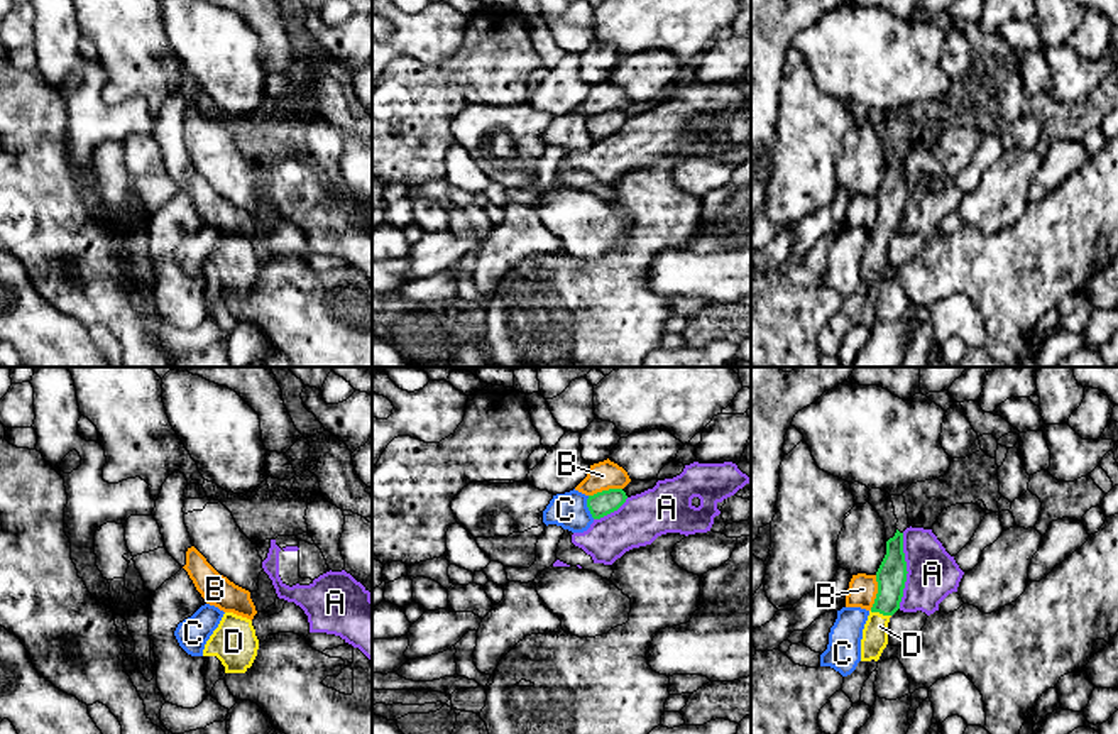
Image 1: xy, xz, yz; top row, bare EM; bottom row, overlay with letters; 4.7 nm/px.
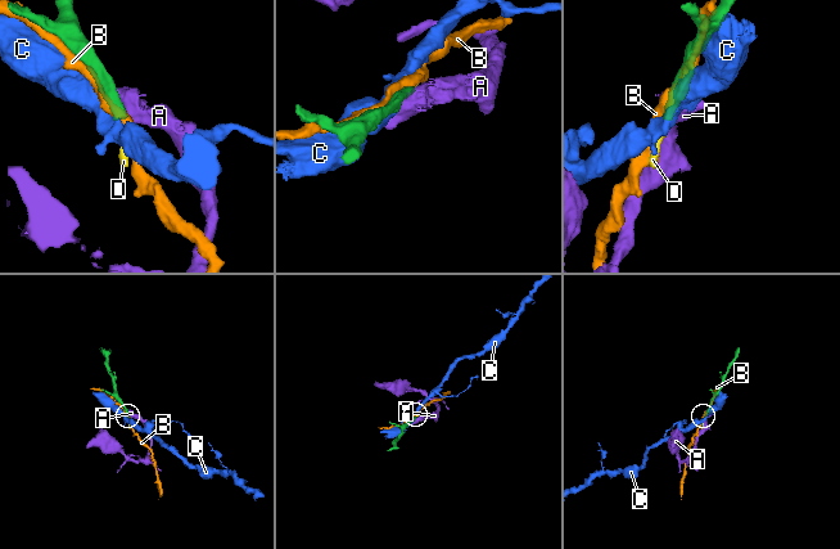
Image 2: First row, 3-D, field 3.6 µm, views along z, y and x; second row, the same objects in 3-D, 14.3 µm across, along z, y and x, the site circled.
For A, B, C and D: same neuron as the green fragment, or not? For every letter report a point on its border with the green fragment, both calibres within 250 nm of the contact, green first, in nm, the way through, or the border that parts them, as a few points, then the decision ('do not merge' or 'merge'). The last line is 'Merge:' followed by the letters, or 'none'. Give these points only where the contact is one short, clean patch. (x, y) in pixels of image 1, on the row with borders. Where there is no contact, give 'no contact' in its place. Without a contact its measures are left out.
A: meets green in yz at (905, 570); 140 nm thick on the green side, 240 nm on the other; border along yz (904, 533), (907, 580), (898, 608); do not merge
B: meets green in yz at (878, 592); 140 nm thick on the green side, 140 nm on the other; do not merge
C: meets green in xz at (587, 506); 120 nm thick on the green side, 170 nm on the other; do not merge
D: meets green in yz at (880, 613); 140 nm thick on the green side, 130 nm on the other; runs through yz (892, 574), (890, 594), (880, 613), (875, 635); merge
Merge: D

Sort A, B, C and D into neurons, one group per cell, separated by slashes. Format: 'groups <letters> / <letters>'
groups A / B / C / D

